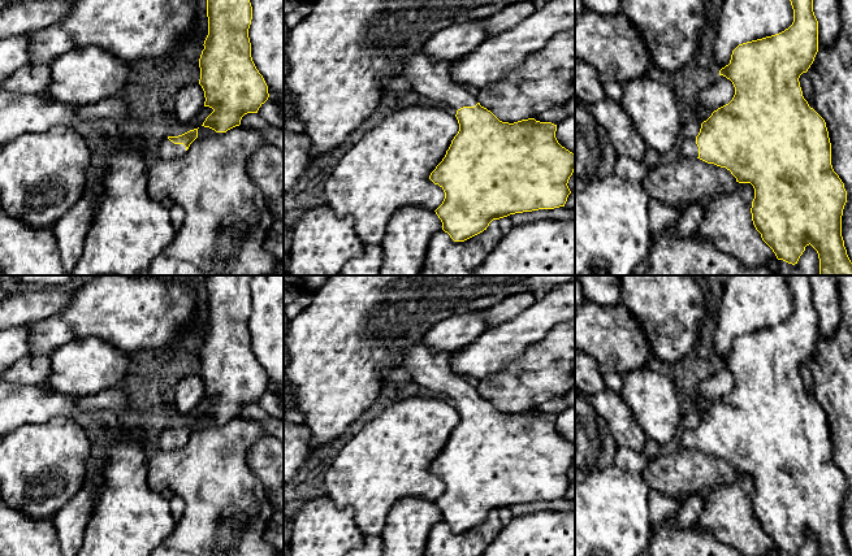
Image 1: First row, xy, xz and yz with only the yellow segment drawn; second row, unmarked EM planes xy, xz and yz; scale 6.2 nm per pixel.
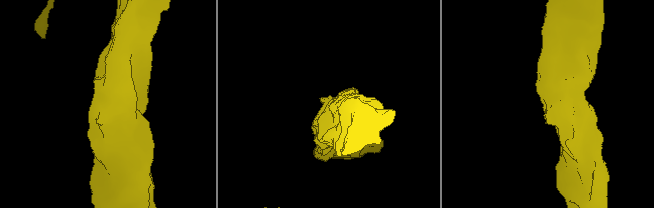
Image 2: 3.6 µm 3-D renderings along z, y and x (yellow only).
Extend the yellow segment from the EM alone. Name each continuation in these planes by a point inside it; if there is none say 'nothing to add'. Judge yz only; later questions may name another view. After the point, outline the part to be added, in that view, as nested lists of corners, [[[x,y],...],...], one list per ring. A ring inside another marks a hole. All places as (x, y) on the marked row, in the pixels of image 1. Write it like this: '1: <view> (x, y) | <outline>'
1: yz (690, 148) | [[[696,138],[686,139],[682,143],[682,156],[689,157],[689,158],[697,158],[699,157],[699,147],[696,144]]]

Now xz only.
1: xz (429, 78) | [[[421,51],[405,58],[399,74],[410,81],[412,91],[441,100],[455,110],[475,107],[479,103],[475,96],[451,79],[447,62],[437,62]]]

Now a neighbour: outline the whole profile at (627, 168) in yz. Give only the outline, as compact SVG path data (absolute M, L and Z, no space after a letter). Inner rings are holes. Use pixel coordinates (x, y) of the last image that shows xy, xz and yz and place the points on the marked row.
M618 156L615 162L615 174L643 183L648 168L641 162L627 156Z

